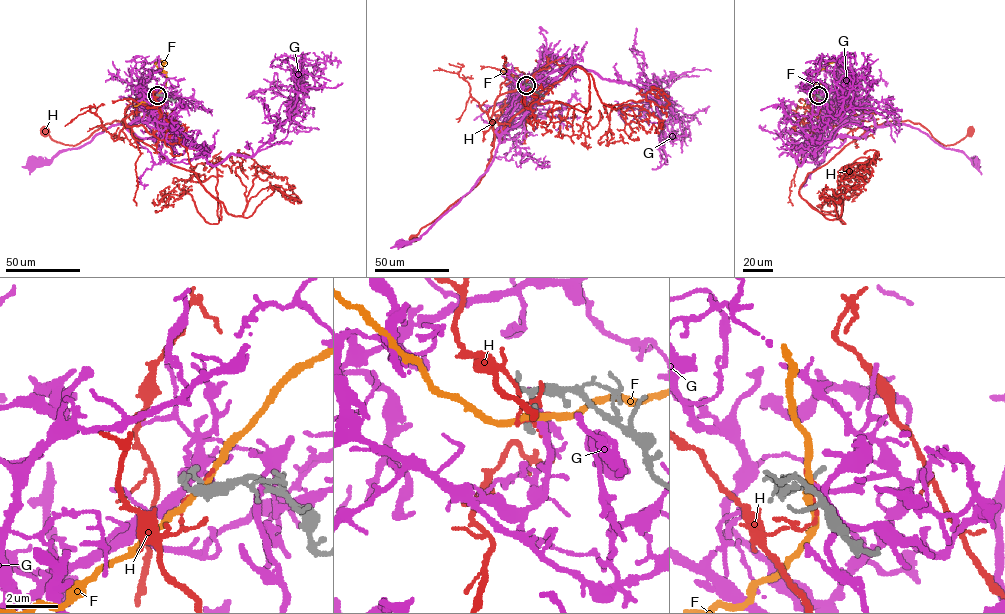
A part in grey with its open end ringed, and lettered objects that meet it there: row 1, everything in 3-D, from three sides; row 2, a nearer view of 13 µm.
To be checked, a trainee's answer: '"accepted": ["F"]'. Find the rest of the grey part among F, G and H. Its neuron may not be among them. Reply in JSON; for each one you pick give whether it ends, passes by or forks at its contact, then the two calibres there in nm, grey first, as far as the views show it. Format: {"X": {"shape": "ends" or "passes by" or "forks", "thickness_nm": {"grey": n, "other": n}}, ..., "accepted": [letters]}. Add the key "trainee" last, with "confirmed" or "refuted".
{"G": {"shape": "ends", "thickness_nm": {"grey": 180, "other": 200}}, "accepted": ["G"], "trainee": "refuted"}

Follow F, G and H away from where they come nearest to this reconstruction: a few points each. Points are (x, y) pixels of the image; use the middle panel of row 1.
F: (526, 85), (535, 82), (528, 88), (534, 98), (529, 104), (521, 103)
G: (526, 85), (525, 91), (513, 89), (510, 108), (496, 130), (499, 144), (489, 168), (419, 238), (401, 244)
H: (526, 85), (501, 94), (495, 102), (493, 147), (479, 182), (415, 238)

